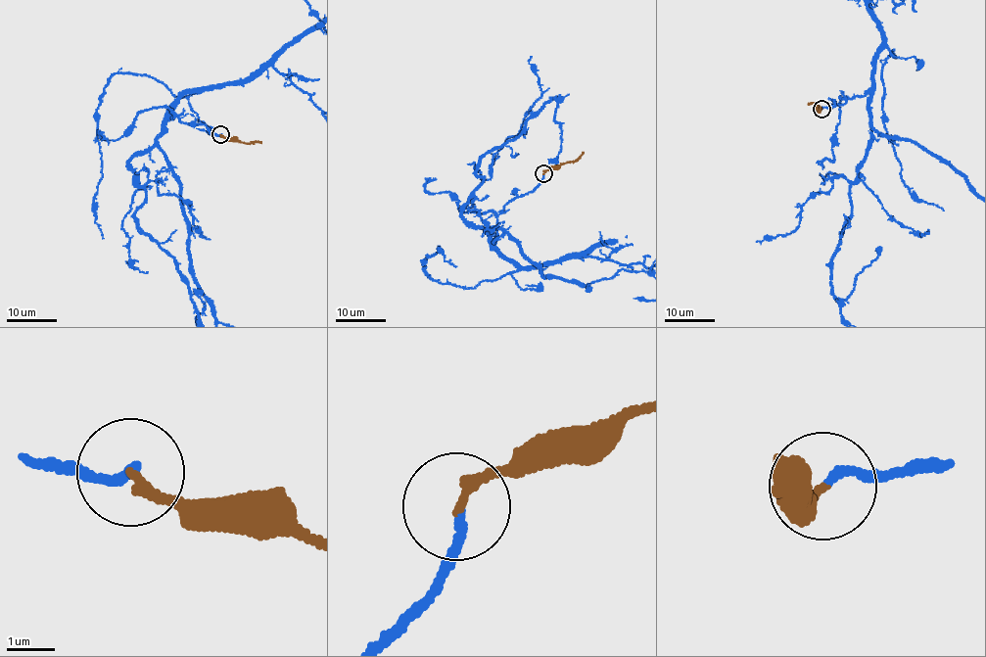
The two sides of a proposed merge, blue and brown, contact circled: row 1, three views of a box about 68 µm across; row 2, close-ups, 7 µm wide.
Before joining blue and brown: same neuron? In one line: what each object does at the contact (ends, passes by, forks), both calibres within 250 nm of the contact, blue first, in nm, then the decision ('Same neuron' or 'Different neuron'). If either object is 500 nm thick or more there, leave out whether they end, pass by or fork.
At the ring blue ends. At the ring brown ends. Thickness 170 nm (blue) against 200 nm. Same neuron

